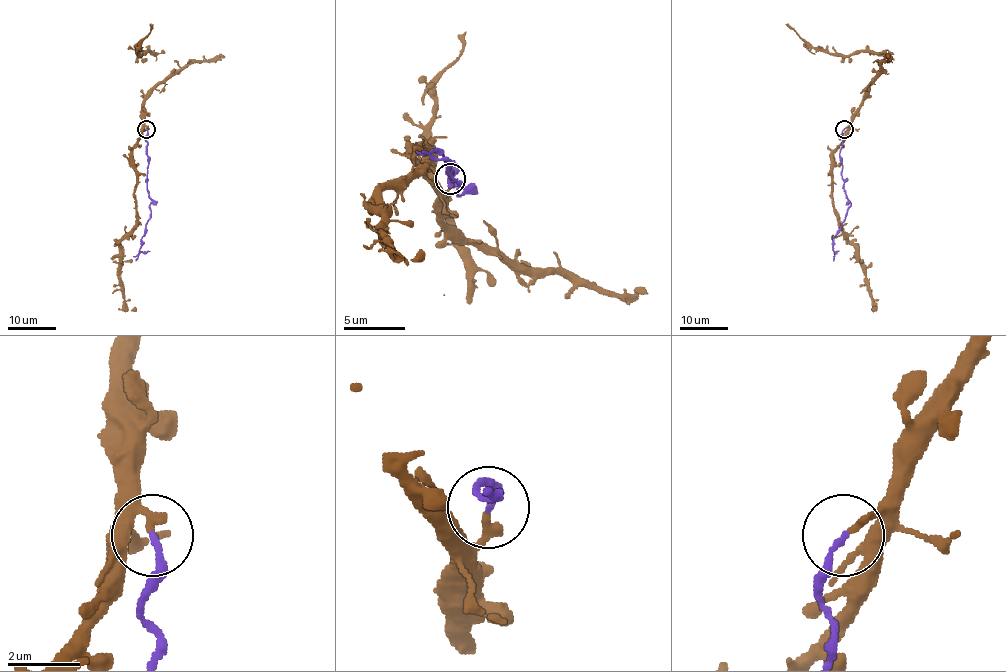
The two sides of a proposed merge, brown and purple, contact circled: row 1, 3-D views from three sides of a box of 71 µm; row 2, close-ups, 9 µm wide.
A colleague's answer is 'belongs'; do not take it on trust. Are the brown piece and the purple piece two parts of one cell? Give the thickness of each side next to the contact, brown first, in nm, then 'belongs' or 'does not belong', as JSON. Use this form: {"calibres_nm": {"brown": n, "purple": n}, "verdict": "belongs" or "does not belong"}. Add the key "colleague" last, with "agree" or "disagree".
{"calibres_nm": {"brown": 240, "purple": 170}, "verdict": "does not belong", "colleague": "disagree"}

